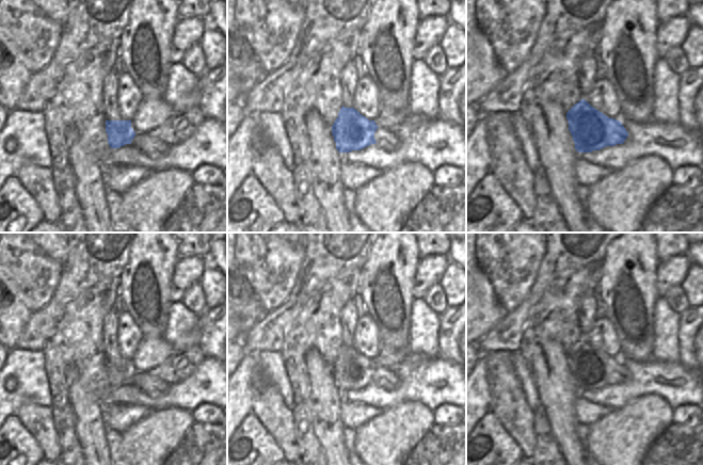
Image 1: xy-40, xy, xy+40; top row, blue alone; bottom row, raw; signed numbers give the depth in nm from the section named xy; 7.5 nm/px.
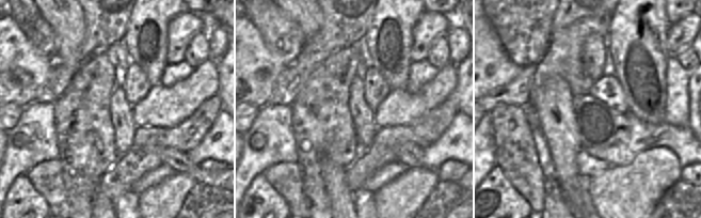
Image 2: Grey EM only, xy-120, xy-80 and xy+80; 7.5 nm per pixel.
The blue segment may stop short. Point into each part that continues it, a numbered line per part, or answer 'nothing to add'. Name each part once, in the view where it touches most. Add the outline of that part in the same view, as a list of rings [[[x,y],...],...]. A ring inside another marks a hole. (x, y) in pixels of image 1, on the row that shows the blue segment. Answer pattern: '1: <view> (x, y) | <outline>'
1: xy (385, 139) | [[[378,128],[374,132],[374,144],[378,148],[382,148],[386,153],[393,153],[400,145],[398,138],[392,132],[392,129]]]

